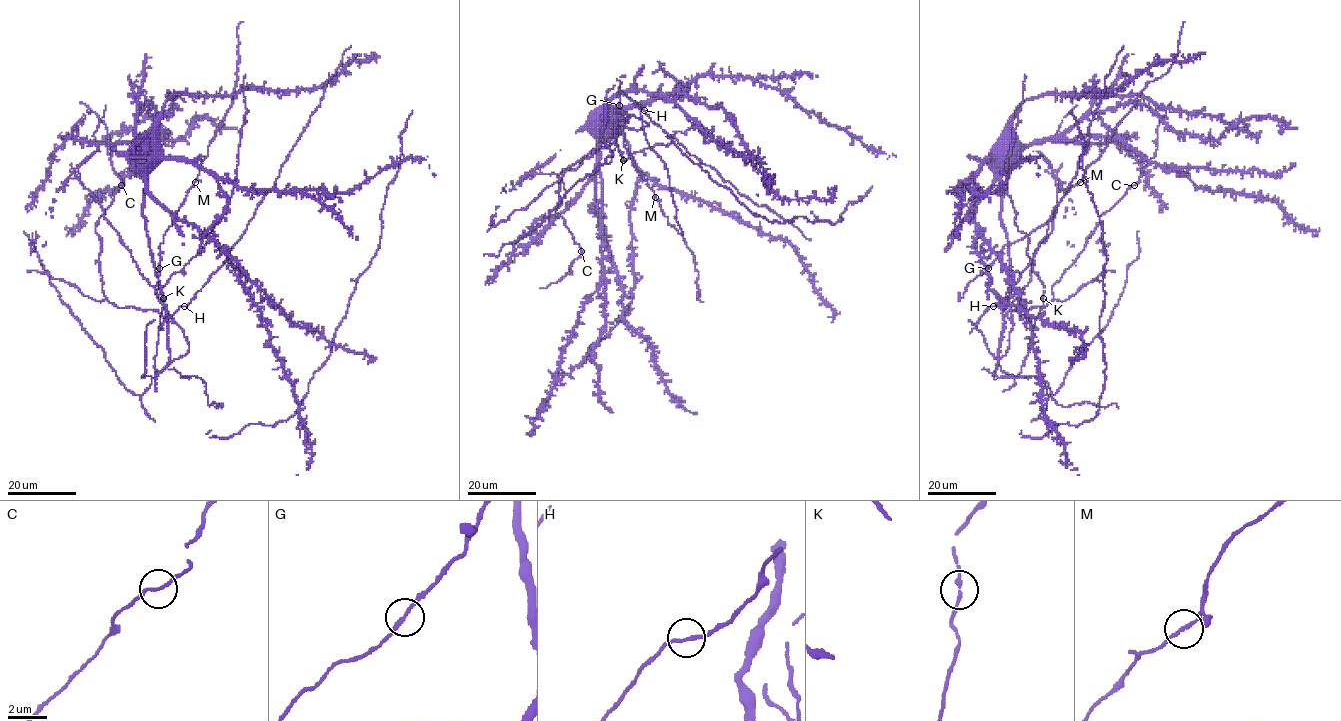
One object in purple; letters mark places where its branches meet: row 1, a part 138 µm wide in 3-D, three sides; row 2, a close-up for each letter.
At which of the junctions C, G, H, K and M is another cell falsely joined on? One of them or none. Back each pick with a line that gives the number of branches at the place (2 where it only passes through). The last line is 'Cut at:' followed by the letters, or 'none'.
Cut at: none

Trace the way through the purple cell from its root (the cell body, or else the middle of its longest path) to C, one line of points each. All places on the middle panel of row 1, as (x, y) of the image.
C: (607, 123), (618, 129), (634, 115), (649, 126), (620, 124), (589, 157), (562, 169), (555, 213), (581, 251)

